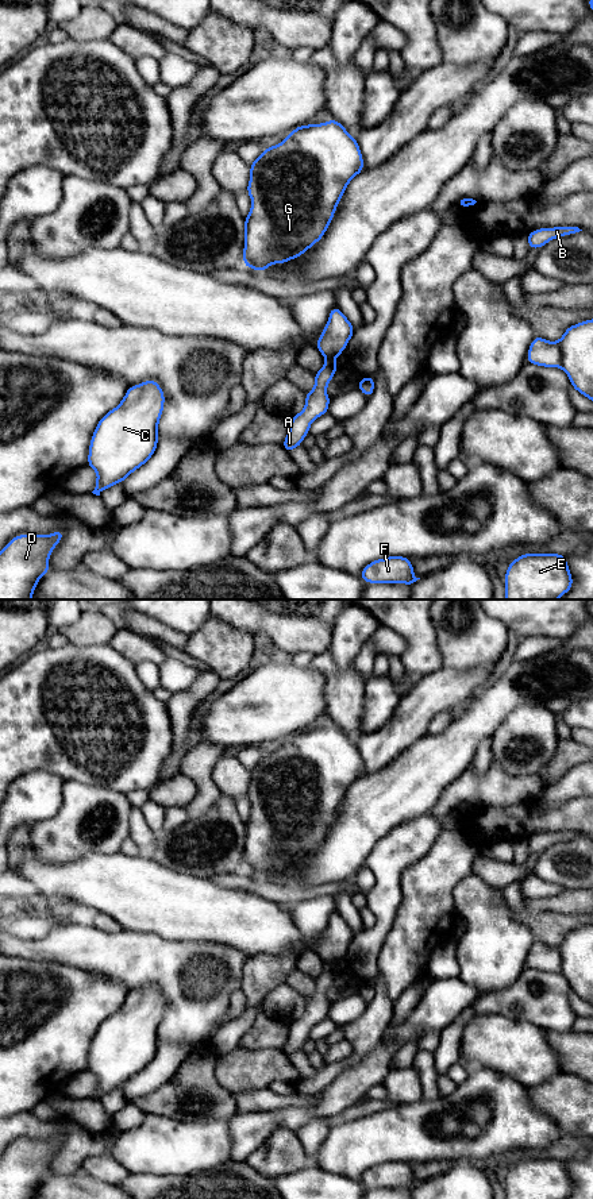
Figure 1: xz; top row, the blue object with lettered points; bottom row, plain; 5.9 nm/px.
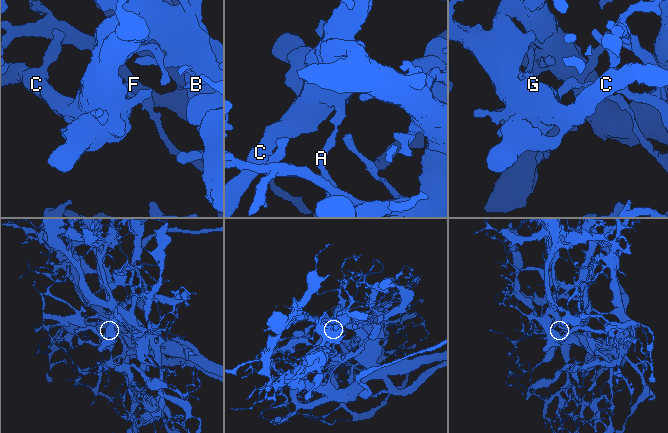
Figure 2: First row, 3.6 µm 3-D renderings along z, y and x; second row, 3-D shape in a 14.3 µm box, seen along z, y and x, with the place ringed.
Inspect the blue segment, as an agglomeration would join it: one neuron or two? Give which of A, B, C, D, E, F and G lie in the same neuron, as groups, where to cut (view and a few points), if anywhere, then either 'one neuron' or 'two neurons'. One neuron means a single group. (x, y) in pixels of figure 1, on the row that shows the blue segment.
A E F / B C D G; cut in xz along (555, 342), (561, 354), (561, 366); two neurons

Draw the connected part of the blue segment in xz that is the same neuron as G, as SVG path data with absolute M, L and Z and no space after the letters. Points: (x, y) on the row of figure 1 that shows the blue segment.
M331 119L320 124L307 124L296 127L281 143L277 146L269 146L251 165L250 165L250 181L247 185L247 193L253 200L253 205L247 217L244 219L244 247L243 247L243 265L257 271L263 271L274 263L286 263L290 259L301 257L308 248L317 243L326 234L336 207L349 185L349 182L363 171L363 158L358 146L347 130L335 119Z

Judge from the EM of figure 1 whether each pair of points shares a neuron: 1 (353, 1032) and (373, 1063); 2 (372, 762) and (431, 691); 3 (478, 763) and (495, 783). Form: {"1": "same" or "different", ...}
{"1": "different", "2": "same", "3": "different"}

